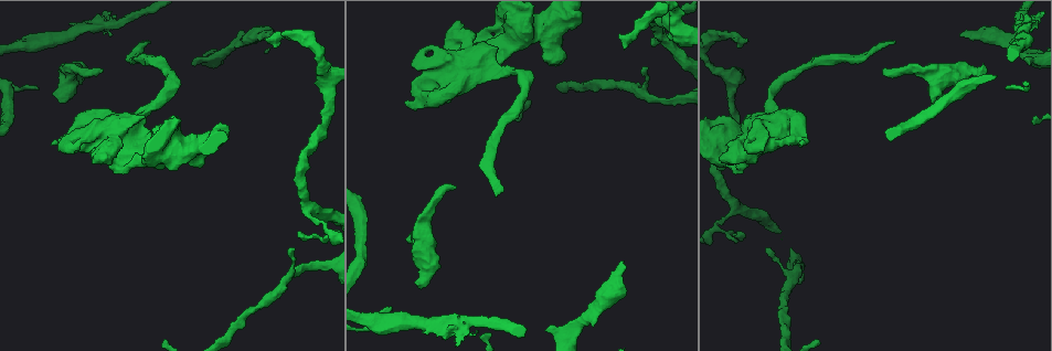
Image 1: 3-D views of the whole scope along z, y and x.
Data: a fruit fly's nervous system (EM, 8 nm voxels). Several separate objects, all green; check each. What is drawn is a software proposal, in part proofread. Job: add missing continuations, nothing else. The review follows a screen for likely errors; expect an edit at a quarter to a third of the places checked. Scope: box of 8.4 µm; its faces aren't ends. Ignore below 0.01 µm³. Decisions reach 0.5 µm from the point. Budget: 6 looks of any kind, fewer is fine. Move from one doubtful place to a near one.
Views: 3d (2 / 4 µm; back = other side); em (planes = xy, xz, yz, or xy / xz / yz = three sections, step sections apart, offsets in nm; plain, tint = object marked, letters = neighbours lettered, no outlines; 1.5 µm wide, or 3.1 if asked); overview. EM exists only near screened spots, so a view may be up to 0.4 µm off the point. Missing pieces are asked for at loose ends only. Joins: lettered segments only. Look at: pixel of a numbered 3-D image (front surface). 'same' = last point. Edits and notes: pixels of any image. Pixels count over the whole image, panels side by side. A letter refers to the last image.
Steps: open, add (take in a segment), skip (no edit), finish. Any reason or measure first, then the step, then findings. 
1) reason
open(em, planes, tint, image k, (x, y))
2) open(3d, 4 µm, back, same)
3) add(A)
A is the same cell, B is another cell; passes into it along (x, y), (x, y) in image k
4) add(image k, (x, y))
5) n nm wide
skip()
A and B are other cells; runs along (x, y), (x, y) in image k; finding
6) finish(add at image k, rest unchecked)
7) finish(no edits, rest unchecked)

free end
open(em, planes, letters, image 1, (651, 46))

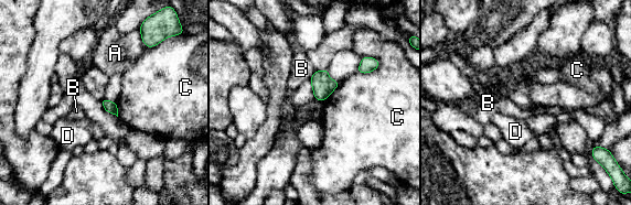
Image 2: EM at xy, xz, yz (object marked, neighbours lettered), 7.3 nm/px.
skip()
A, B, C and D are other cells; border along (378, 60), (374, 69), (356, 73) in image 2; none of them fits

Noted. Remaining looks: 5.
thin end
open(3d, 4 µm, image 1, (497, 196))

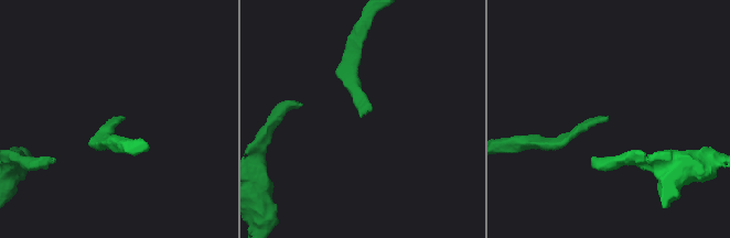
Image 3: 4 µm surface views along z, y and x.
shape alone is not enough
open(em, xz, step 8, tint, image 3, (362, 117))

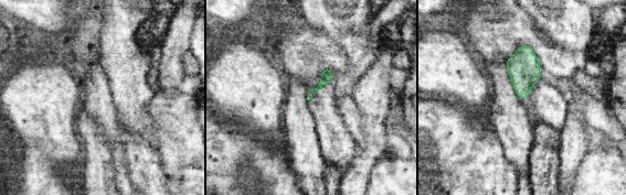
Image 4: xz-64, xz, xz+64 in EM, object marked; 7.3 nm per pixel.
cut it another way
open(em, planes, letters, same)

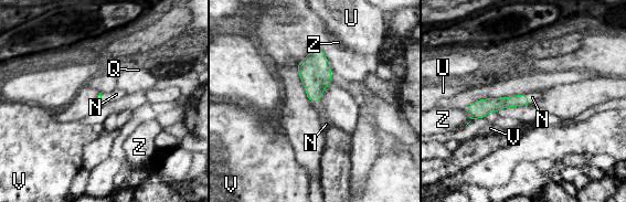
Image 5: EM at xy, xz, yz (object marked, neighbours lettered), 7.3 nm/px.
add(N)
N is the same cell, Q, U, V and Z are other cells; the neuron continues

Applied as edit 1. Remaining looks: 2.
open(overview)

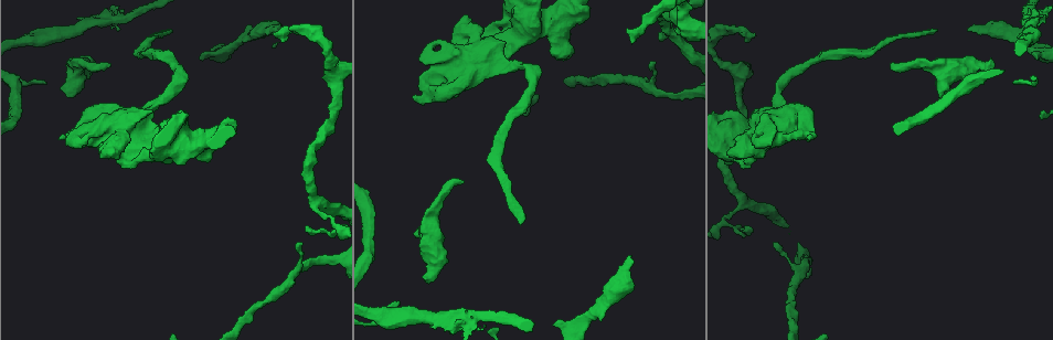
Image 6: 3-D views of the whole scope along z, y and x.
branch stops here
open(em, planes, letters, image 6, (412, 97))

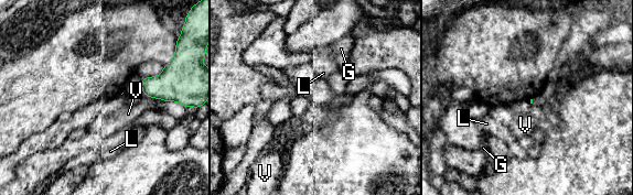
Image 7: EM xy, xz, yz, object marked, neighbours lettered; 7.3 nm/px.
skip()
G, L and V are other cells; border along (145, 95), (158, 99) in image 7; no lettered segment goes on from it

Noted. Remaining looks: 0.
finish(add at image 5, rest unchecked)

